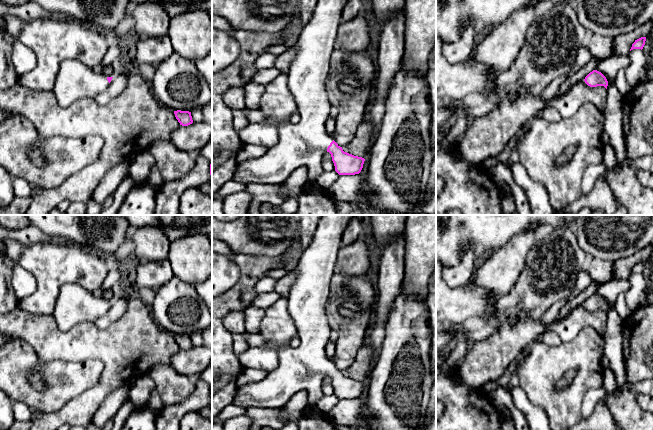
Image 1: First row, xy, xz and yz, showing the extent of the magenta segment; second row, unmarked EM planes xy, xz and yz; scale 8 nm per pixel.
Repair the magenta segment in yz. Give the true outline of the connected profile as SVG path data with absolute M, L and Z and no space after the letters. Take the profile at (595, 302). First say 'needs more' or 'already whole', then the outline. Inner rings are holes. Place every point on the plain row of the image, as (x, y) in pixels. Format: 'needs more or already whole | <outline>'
already whole | M593 294L584 303L585 307L590 311L604 310L607 313L608 305L606 301L599 295Z

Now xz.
needs more | M321 215L309 246L303 250L296 266L296 279L288 292L288 310L296 325L301 340L297 348L280 347L279 365L267 376L258 381L237 387L233 403L245 409L250 407L283 408L296 393L307 390L310 403L324 394L323 378L329 376L339 399L359 398L365 383L344 376L327 357L325 347L329 341L331 328L326 314L330 282L336 272L337 252L341 247L342 235L348 223L356 215Z

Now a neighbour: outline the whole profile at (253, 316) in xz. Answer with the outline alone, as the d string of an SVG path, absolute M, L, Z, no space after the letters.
M253 305L244 309L245 315L245 332L260 333L260 323L264 317L265 310Z

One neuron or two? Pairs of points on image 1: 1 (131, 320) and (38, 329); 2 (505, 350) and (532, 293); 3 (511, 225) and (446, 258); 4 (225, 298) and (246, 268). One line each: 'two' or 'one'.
1: one
2: one
3: one
4: one

